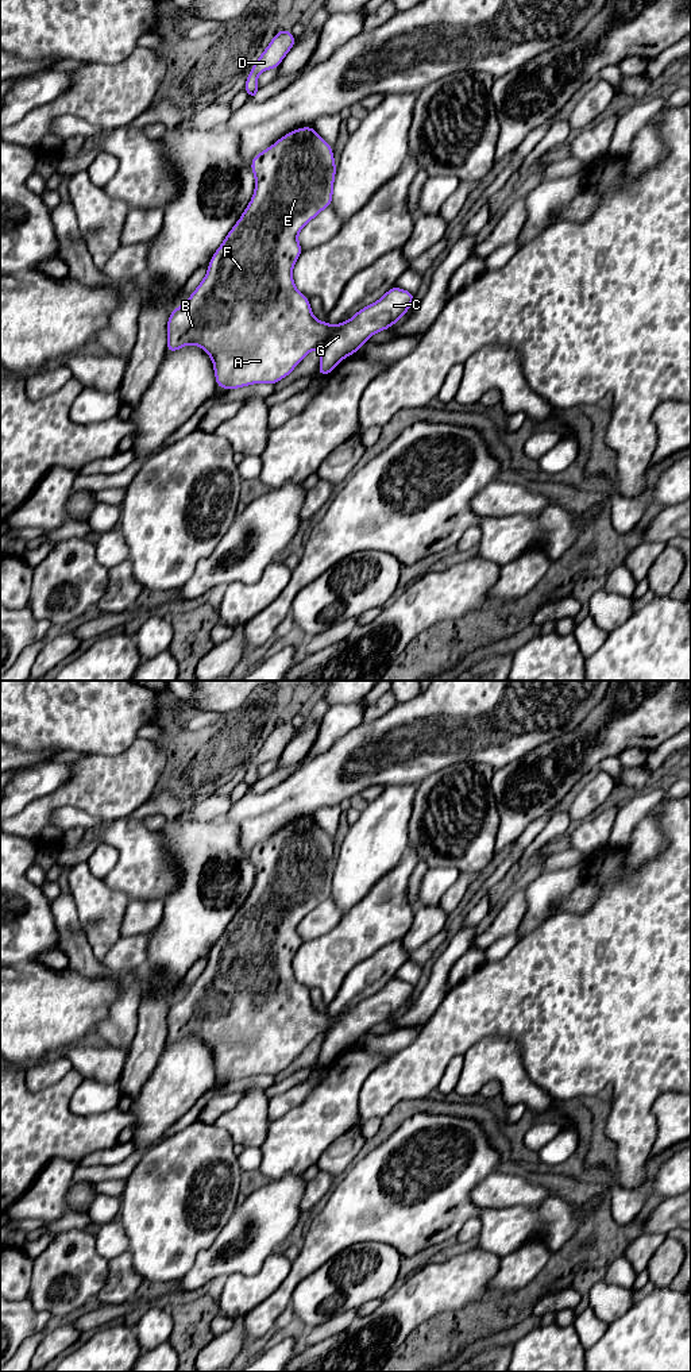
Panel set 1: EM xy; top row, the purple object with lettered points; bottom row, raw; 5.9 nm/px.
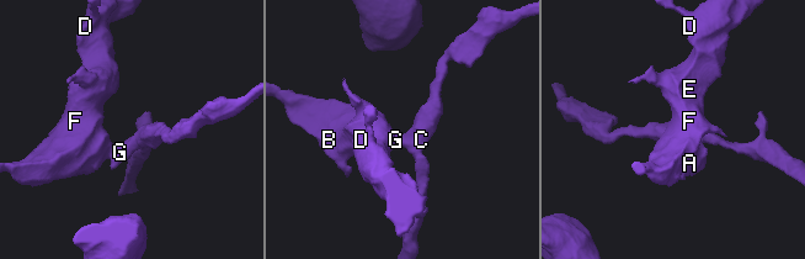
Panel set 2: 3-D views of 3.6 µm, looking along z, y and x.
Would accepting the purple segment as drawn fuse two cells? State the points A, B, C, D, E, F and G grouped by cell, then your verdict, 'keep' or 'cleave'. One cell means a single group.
groups A B C D E F G; keep

